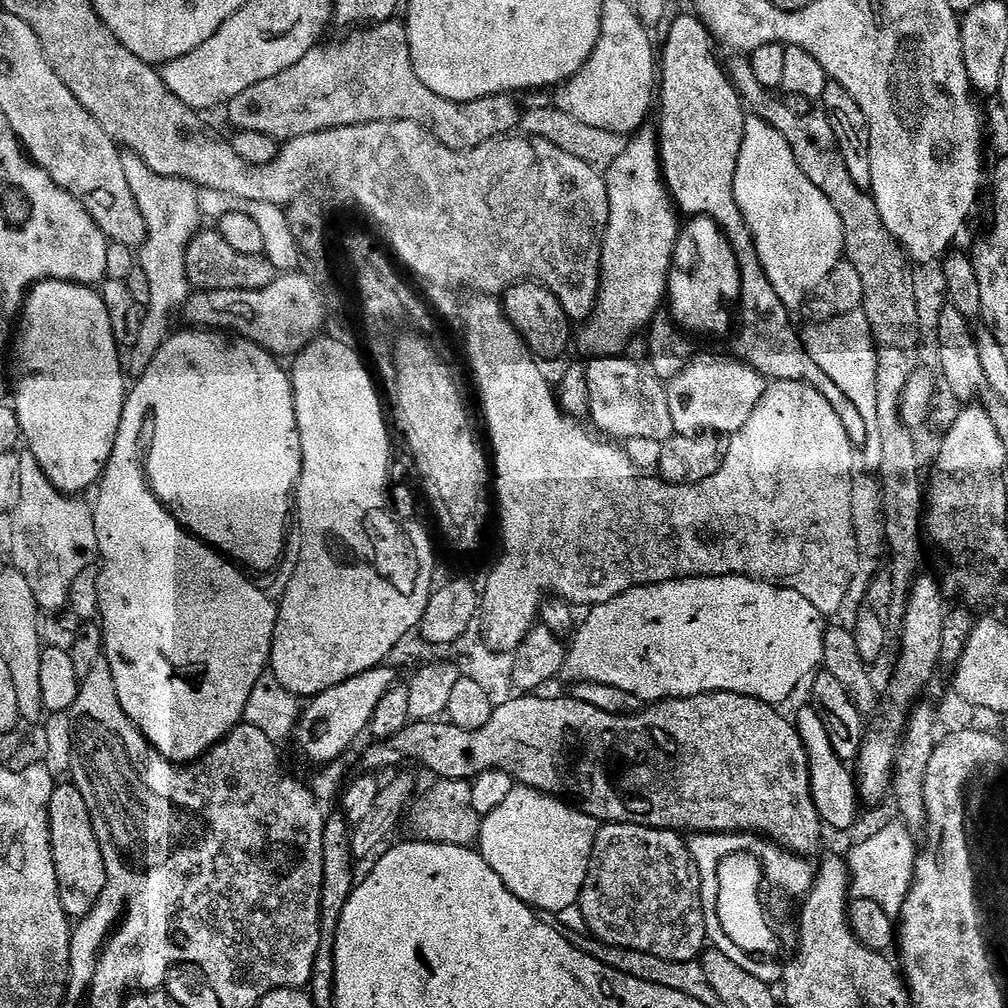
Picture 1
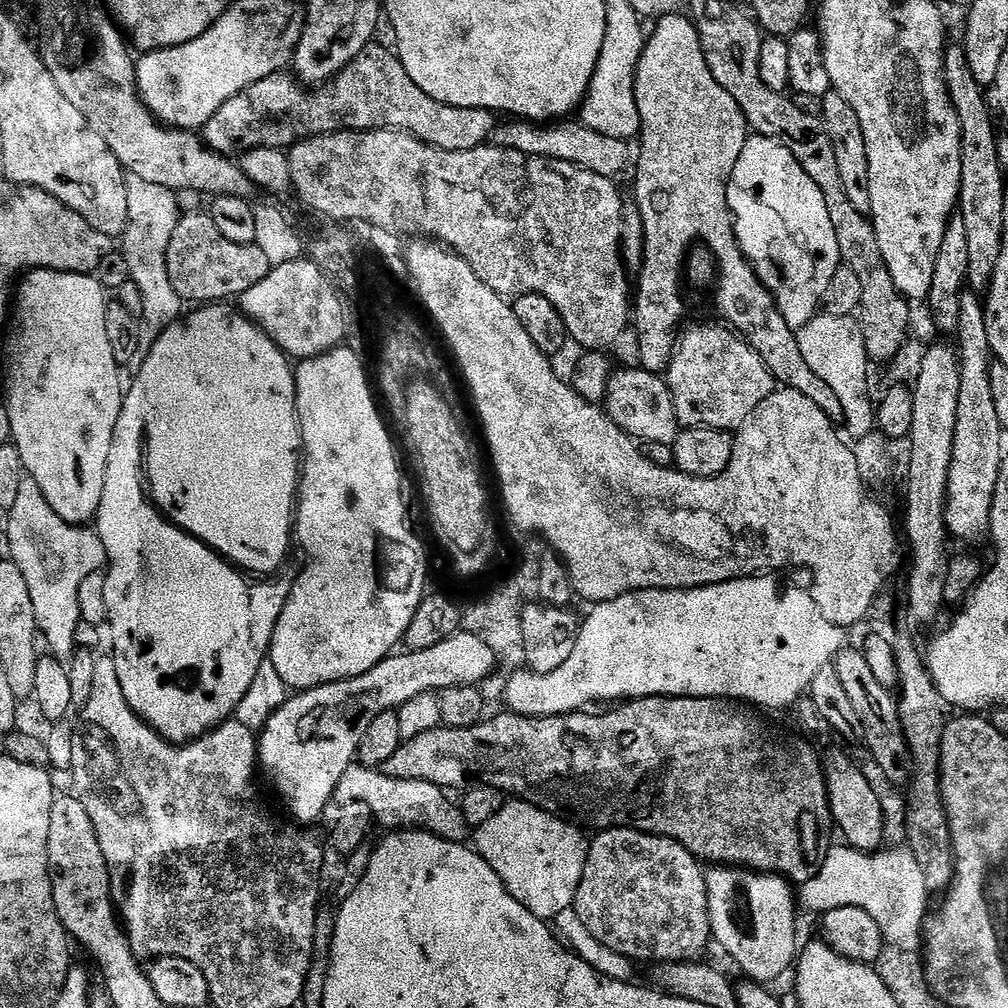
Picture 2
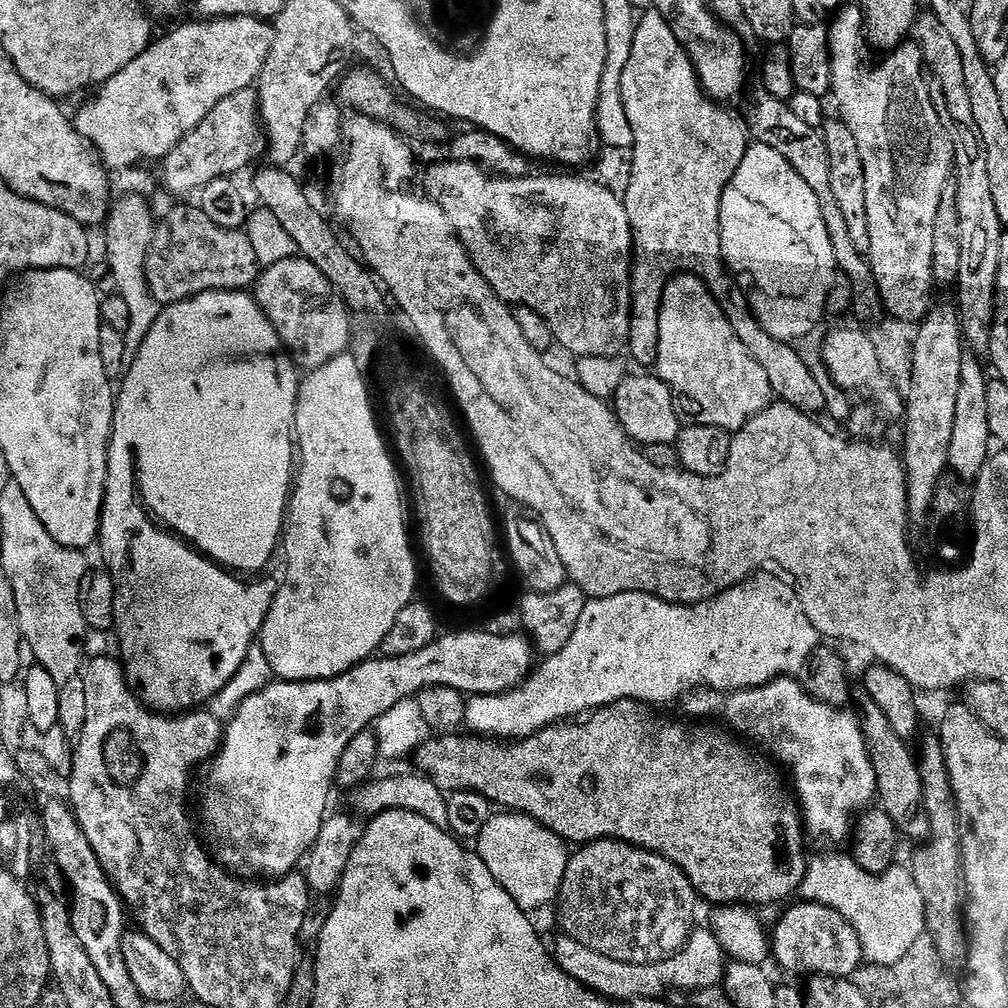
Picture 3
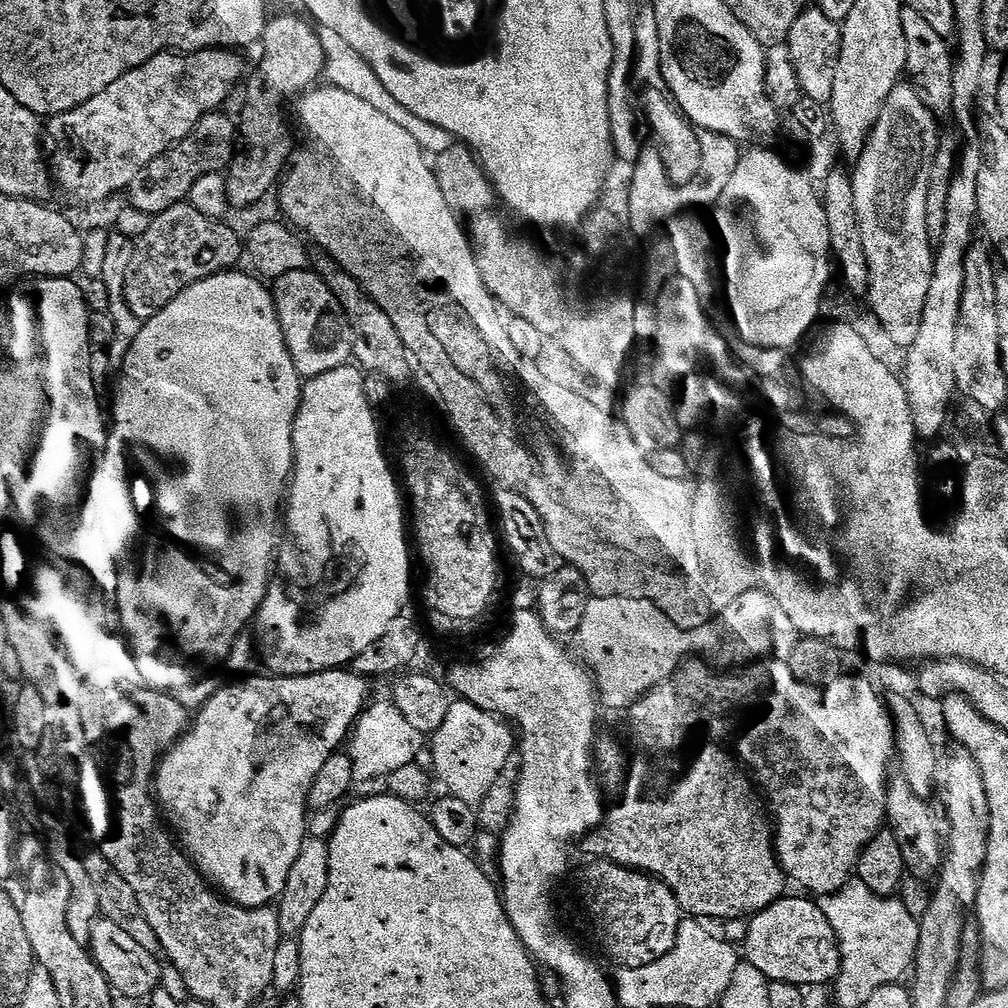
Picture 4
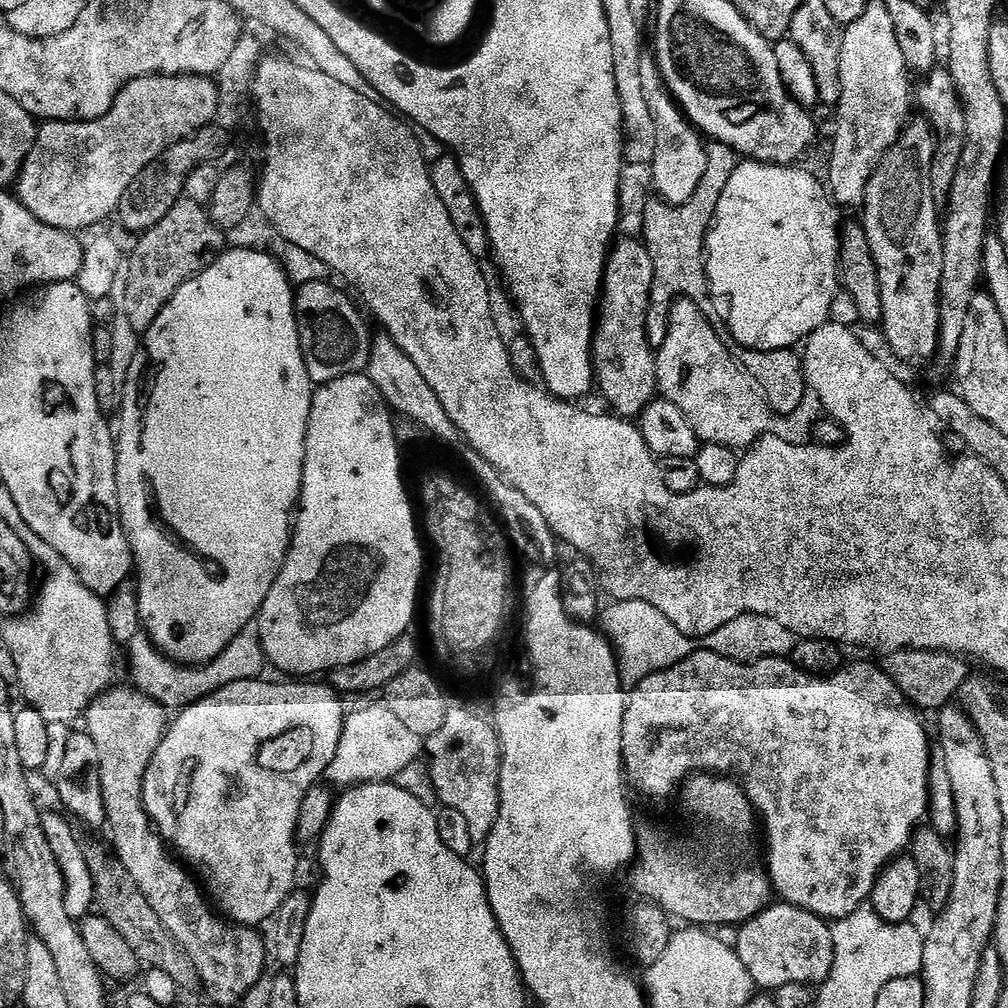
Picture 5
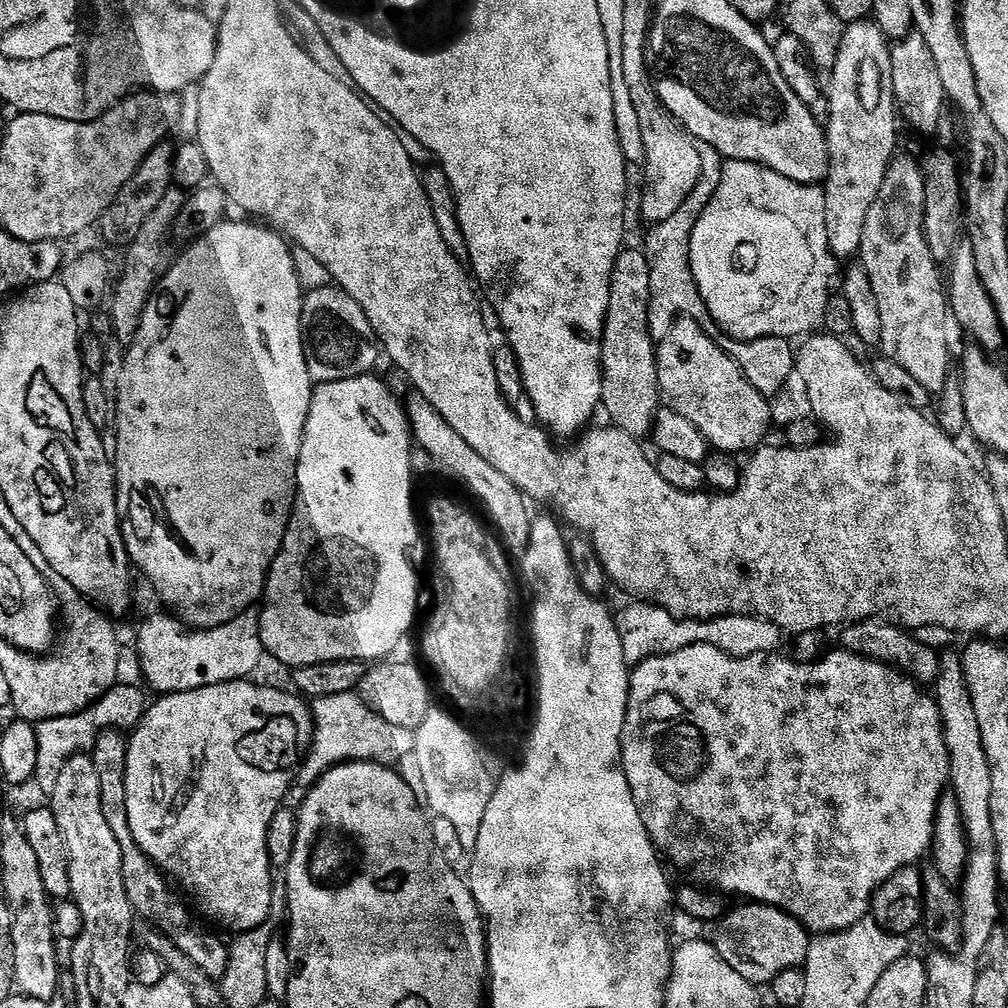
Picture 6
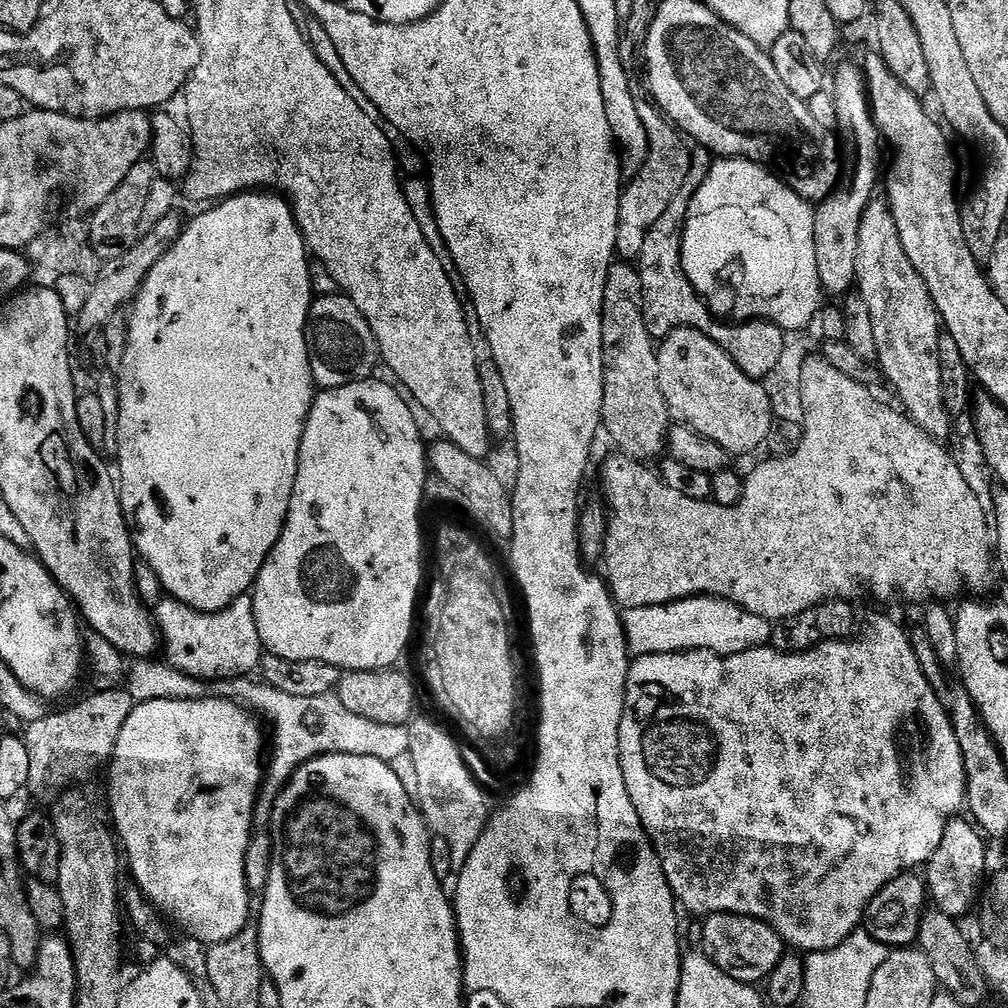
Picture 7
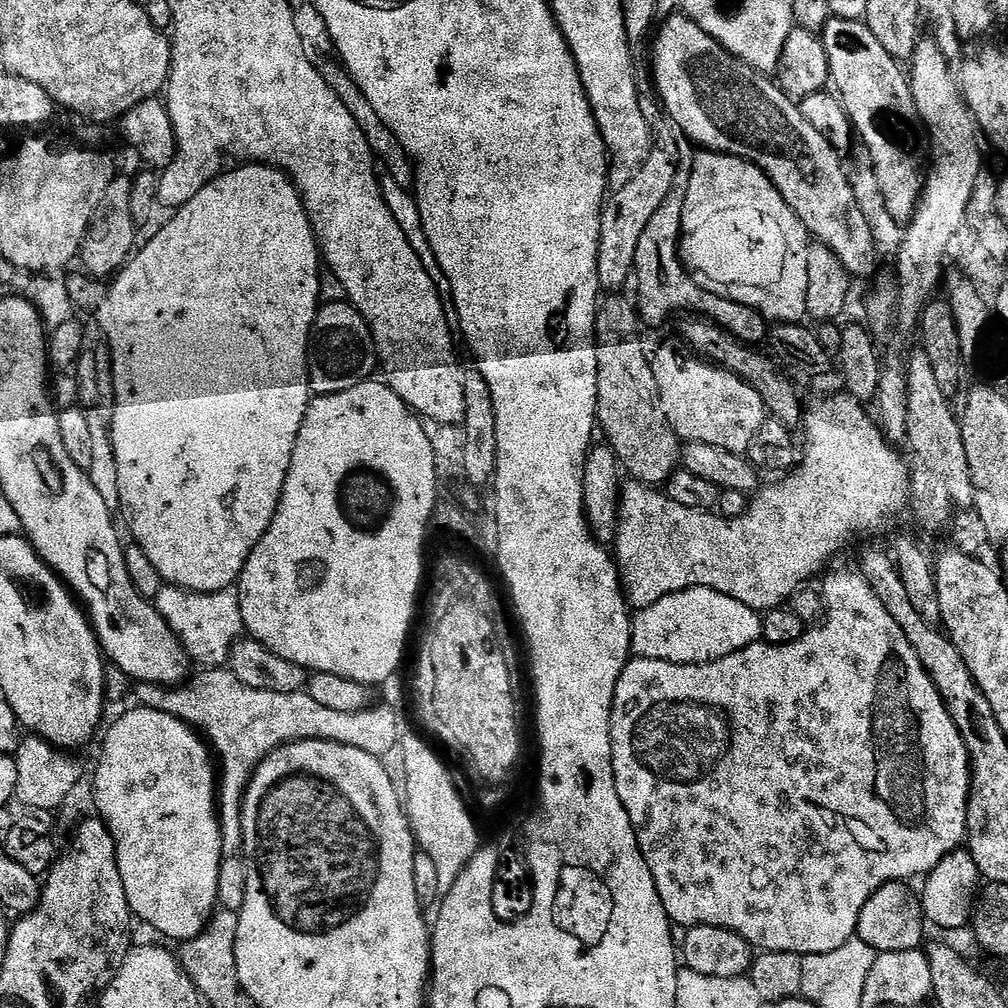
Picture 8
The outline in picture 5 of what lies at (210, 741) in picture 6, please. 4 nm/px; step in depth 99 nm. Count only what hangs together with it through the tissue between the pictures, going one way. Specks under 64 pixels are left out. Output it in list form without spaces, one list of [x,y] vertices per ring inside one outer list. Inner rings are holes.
[[[264,678],[239,680],[233,684],[228,684],[225,688],[219,688],[211,696],[202,698],[186,708],[179,709],[161,737],[160,745],[153,753],[152,760],[149,762],[144,775],[142,801],[145,811],[148,812],[148,818],[152,821],[160,839],[164,841],[165,845],[175,849],[179,859],[199,877],[210,896],[210,891],[212,891],[213,897],[211,896],[211,899],[215,901],[218,908],[218,903],[220,903],[221,909],[219,908],[219,911],[229,921],[238,924],[263,925],[275,916],[276,911],[282,906],[282,902],[293,895],[292,883],[296,880],[296,848],[298,849],[298,841],[295,835],[296,818],[300,812],[300,803],[302,798],[306,798],[308,791],[317,783],[316,776],[323,777],[325,775],[328,763],[336,752],[337,742],[346,715],[346,707],[344,708],[343,702],[340,701],[343,699],[338,695],[336,689],[327,683],[288,683],[292,684],[267,684]]]

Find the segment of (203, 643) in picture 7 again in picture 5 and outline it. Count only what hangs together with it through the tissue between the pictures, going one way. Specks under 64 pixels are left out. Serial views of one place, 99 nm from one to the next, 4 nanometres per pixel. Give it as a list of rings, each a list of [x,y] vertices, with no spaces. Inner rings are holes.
[[[255,627],[243,628],[230,643],[215,657],[195,666],[172,659],[167,652],[161,652],[147,634],[136,634],[127,641],[128,672],[137,692],[146,694],[165,710],[179,710],[194,702],[211,696],[219,688],[225,688],[239,680],[255,680],[266,668],[260,633]]]

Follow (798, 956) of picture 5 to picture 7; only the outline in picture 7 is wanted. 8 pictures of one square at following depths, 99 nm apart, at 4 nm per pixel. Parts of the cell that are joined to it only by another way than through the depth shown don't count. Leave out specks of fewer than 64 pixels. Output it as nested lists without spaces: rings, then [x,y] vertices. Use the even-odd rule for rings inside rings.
[[[714,912],[711,916],[703,917],[702,924],[704,929],[701,930],[700,936],[704,939],[704,945],[702,945],[704,955],[709,956],[723,972],[730,974],[730,978],[743,984],[756,986],[767,981],[768,976],[786,955],[784,939],[770,925],[761,920],[755,920],[749,916],[735,916],[729,912]]]

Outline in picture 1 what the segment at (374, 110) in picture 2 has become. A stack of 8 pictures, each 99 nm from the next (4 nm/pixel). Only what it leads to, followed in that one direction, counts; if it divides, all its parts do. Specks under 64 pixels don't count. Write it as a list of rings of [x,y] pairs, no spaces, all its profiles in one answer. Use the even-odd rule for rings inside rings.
[[[393,18],[349,31],[352,33],[345,40],[311,48],[302,59],[294,62],[294,66],[282,70],[282,74],[274,74],[274,78],[266,78],[266,82],[258,82],[242,90],[242,94],[229,100],[226,105],[228,120],[233,124],[231,127],[237,132],[254,130],[254,134],[266,134],[277,142],[283,142],[302,134],[314,134],[342,126],[369,124],[379,120],[409,120],[422,126],[433,138],[442,142],[442,146],[455,152],[477,148],[482,146],[482,142],[490,142],[496,136],[506,136],[517,131],[522,108],[512,101],[515,99],[511,95],[487,96],[459,104],[453,100],[443,100],[434,94],[434,90],[422,86],[418,74],[414,74],[408,50],[408,29],[398,21]]]

